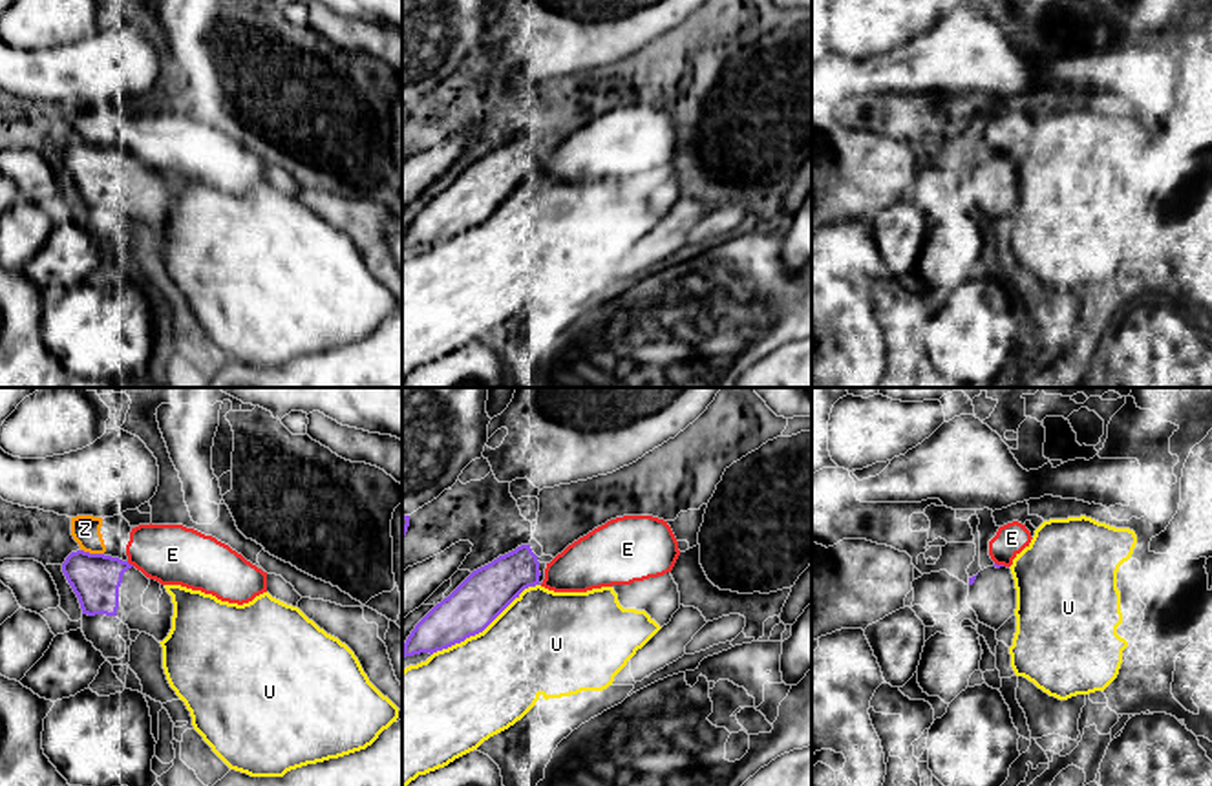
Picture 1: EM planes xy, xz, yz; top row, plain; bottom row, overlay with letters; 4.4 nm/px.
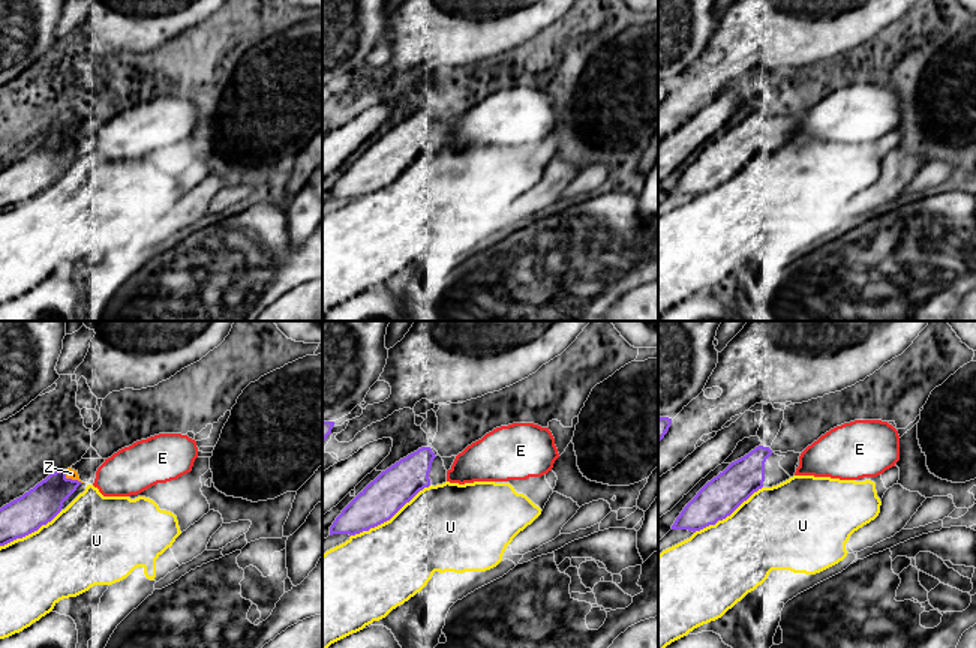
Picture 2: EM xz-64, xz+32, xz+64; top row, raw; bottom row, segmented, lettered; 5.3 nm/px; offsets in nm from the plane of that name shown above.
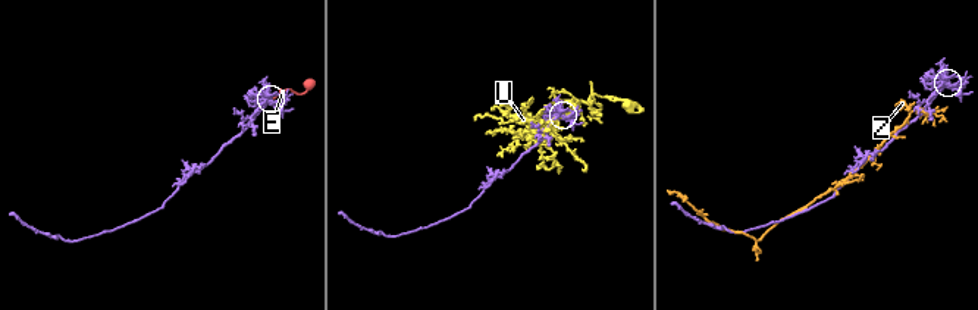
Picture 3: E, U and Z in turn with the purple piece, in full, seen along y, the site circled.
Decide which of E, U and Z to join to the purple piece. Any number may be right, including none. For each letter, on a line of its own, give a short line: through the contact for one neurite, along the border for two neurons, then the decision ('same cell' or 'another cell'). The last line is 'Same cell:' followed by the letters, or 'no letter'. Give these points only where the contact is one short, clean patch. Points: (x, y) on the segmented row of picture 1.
E: another cell
U: another cell
Z: another cell
Same cell: no letter

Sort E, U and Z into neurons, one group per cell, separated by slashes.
E Z / U

